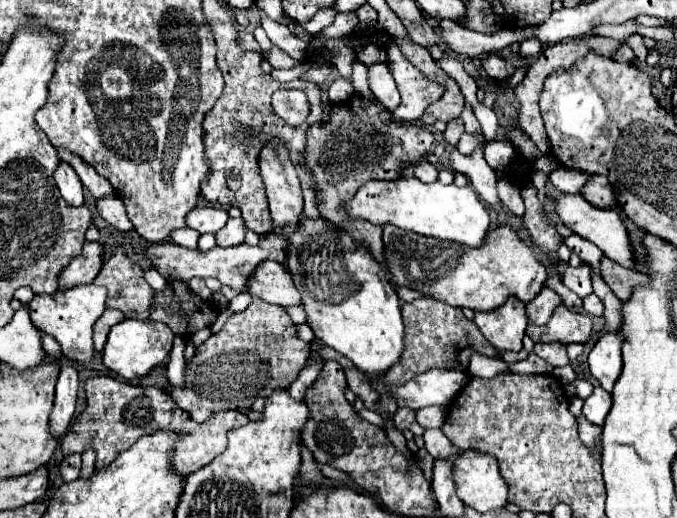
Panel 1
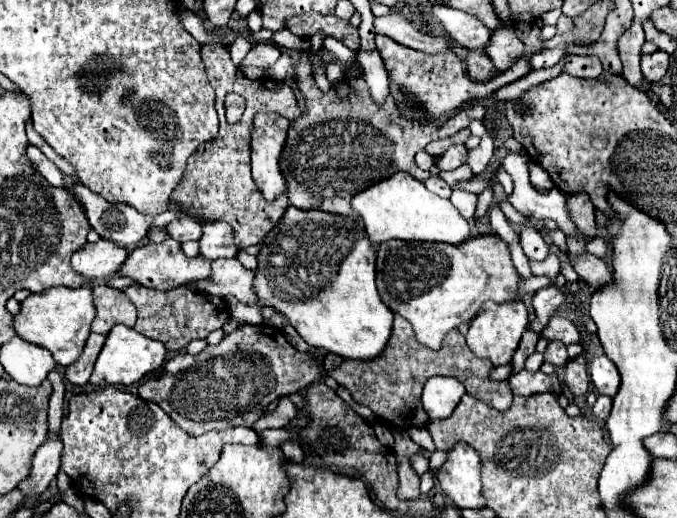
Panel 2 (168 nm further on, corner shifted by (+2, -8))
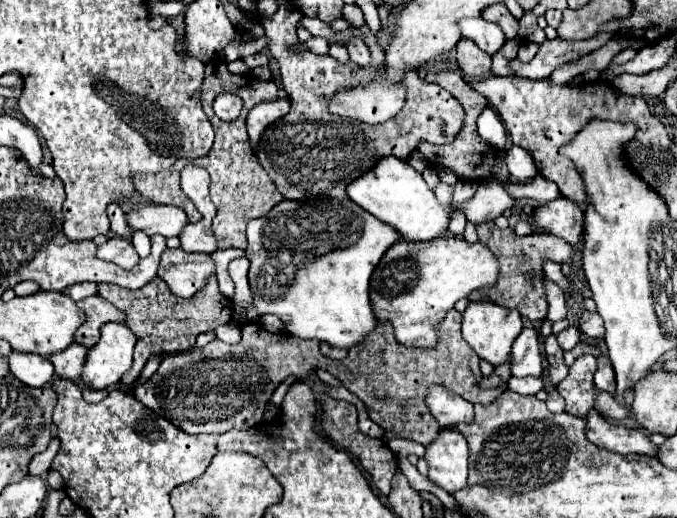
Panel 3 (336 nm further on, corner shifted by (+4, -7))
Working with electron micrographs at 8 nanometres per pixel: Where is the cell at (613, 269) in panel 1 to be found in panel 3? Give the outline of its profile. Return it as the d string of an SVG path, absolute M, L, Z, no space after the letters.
M492 220L482 222L478 226L478 238L496 254L496 258L500 262L500 278L494 288L484 288L484 290L472 292L470 300L480 300L486 296L490 302L518 310L528 320L542 320L548 310L544 285L540 282L542 280L542 276L540 276L542 274L542 258L550 258L558 264L566 264L568 260L572 260L576 246L570 246L568 242L562 242L560 238L554 238L552 234L516 236L512 228L500 230Z

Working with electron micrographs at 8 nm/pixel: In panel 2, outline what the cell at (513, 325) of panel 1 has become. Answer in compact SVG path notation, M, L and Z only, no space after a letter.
M488 301L470 321L466 343L476 357L488 359L492 361L492 365L508 365L522 339L522 333L526 331L526 325L528 325L528 309L522 301L510 301L510 303L500 303L500 305L494 301Z

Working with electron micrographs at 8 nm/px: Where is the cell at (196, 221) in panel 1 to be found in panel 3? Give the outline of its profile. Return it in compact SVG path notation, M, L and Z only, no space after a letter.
M146 204L146 206L136 206L128 214L128 222L132 230L144 230L148 236L162 234L166 238L178 236L182 228L188 224L186 214L176 208L176 206L156 206L156 204Z

